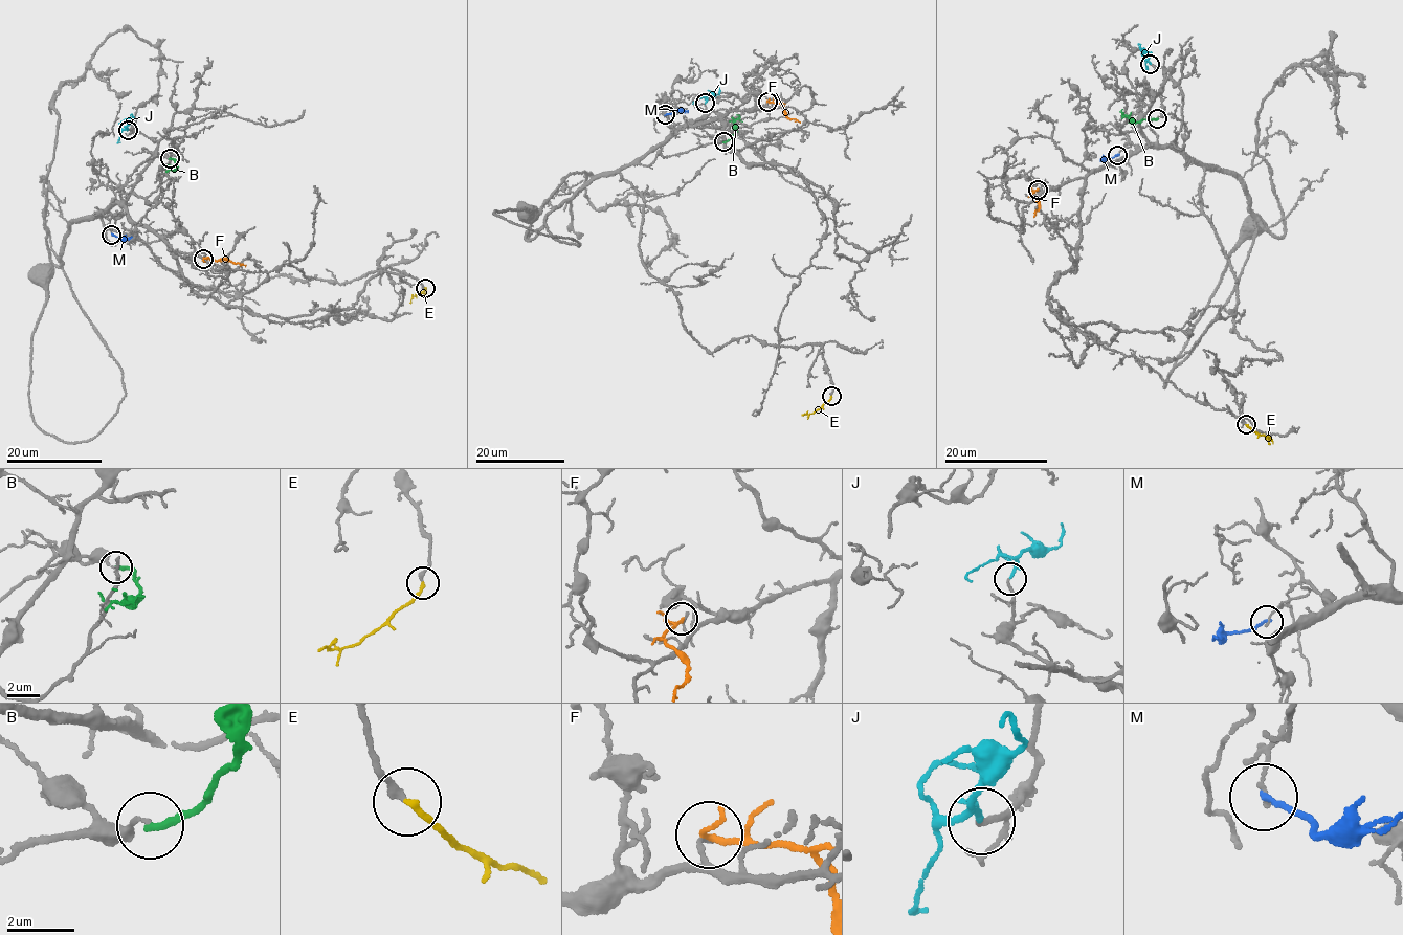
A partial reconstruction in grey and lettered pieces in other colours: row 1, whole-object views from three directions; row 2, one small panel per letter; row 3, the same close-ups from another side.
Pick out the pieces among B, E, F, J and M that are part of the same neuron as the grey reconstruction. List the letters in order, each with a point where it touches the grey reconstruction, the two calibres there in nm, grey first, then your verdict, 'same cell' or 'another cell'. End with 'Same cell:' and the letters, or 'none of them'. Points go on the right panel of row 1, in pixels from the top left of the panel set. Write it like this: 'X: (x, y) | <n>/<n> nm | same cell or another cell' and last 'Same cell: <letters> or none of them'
B: (1157, 118) | 120/240 nm | another cell
E: (1246, 424) | 240/190 nm | same cell
F: (1038, 190) | 140/150 nm | another cell
J: (1150, 64) | 150/110 nm | same cell
M: (1117, 155) | 130/150 nm | another cell
Same cell: E, J

